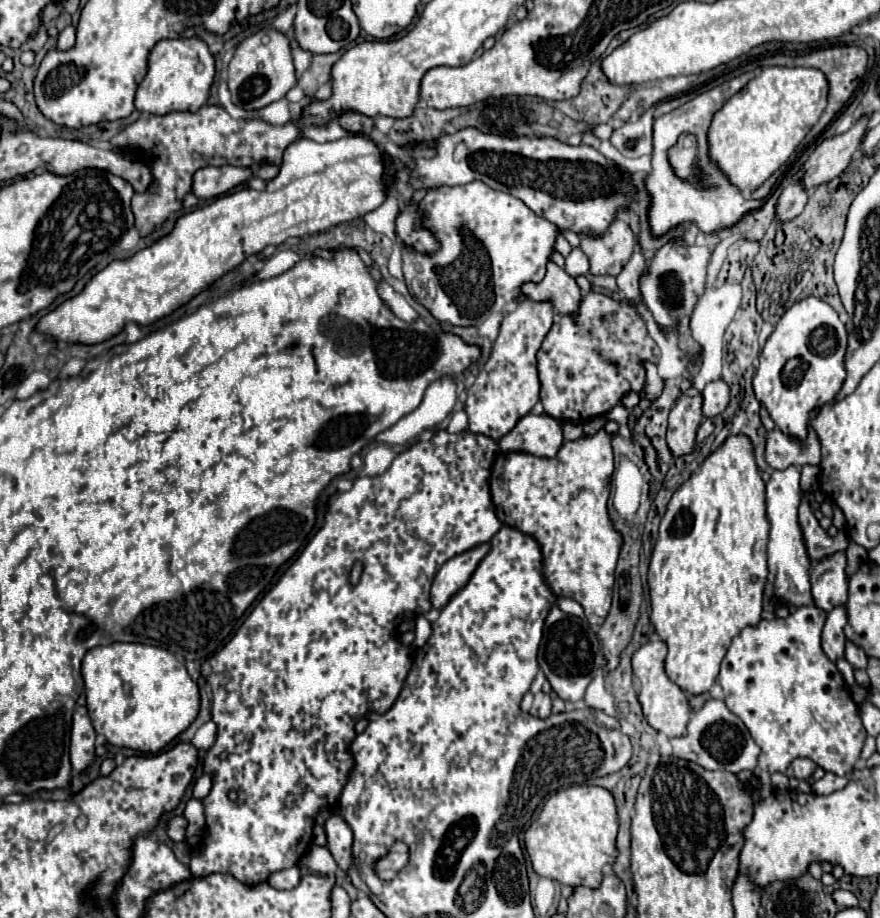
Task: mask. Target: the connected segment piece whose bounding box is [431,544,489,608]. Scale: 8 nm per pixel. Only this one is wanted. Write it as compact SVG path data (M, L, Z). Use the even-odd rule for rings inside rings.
M483 544L481 548L473 548L469 552L463 552L461 556L455 556L453 560L447 560L441 570L437 572L431 588L431 602L435 608L443 608L449 598L457 592L457 588L463 588L477 568L477 564L483 560L485 552L489 550L489 544Z

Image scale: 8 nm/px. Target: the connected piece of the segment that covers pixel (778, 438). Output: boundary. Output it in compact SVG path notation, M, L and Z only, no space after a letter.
M809 424L809 434L805 440L783 434L779 428L767 432L765 460L775 470L785 470L789 466L817 466L821 462L821 442L817 432Z

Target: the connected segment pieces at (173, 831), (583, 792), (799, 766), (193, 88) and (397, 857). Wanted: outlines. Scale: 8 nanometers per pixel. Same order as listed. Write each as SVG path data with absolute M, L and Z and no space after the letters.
M175 816L175 818L171 818L171 820L167 822L165 832L167 832L167 836L169 836L173 842L181 842L181 840L185 840L185 828L187 828L185 818L183 818L183 816Z
M569 786L555 792L541 808L537 820L525 832L525 848L533 870L539 876L569 886L597 888L603 878L603 866L613 864L617 810L613 794L599 786Z
M795 758L791 762L791 774L799 780L807 780L815 772L817 764L811 758Z
M199 38L159 40L149 54L149 70L135 94L139 112L165 116L169 112L197 112L209 98L215 76L215 58Z
M395 842L391 846L389 854L383 856L375 864L375 872L383 880L393 880L397 876L397 872L407 864L407 860L409 860L409 848L403 842Z

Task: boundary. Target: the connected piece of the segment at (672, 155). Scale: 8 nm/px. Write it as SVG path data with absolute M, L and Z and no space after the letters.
M685 134L679 138L679 142L669 150L669 162L673 164L673 170L679 178L691 178L695 174L693 162L697 154L697 142L693 136Z

